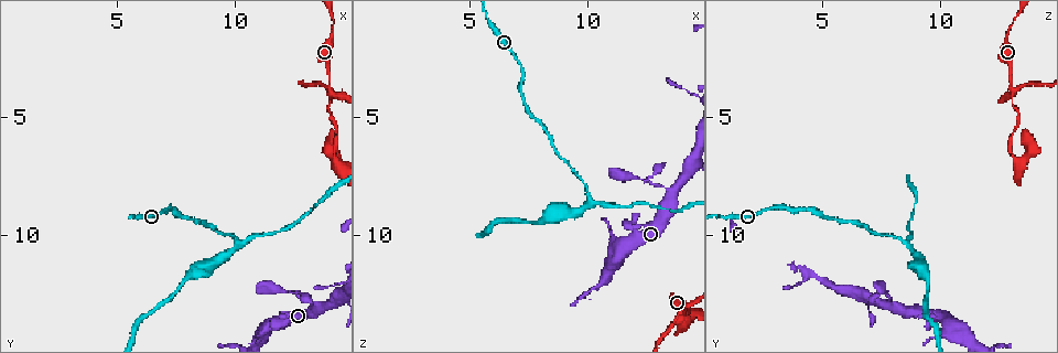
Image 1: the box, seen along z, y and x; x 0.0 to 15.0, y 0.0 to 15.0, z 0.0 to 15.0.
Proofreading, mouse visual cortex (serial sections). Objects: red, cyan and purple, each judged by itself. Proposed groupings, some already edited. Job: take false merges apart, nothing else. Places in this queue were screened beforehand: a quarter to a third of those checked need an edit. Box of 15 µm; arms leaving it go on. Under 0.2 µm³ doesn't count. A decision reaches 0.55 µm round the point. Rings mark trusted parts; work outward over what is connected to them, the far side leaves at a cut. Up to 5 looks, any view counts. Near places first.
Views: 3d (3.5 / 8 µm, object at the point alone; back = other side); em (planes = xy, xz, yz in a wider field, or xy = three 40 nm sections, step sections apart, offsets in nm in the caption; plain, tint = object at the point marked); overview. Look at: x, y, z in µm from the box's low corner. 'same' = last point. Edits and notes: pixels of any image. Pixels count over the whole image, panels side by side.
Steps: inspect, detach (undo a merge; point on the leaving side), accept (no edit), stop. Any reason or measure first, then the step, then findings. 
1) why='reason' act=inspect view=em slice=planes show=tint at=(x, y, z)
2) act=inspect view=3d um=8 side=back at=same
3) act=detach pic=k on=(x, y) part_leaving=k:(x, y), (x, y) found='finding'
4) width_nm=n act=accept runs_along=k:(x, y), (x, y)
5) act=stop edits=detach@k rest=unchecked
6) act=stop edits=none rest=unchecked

why='three-way junction' act=inspect view=3d um=8 at=(13.7, 13.0, 8.1)

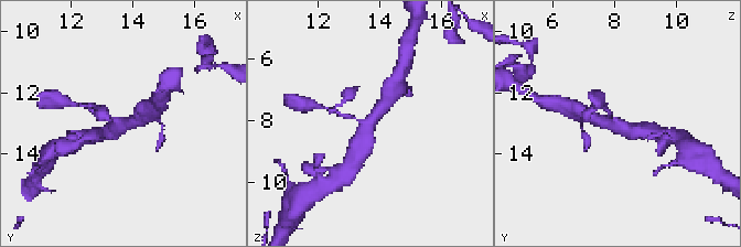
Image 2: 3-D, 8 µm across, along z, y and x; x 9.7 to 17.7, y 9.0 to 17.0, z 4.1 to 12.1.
arms=3 arm_widths_nm=150,400,500 why='now the EM' act=inspect view=em slice=xy step=3 show=tint at=(13.6, 13.1, 8.1)

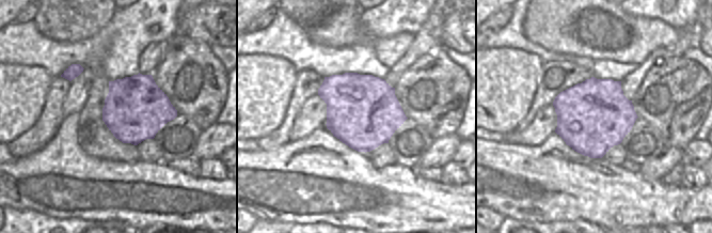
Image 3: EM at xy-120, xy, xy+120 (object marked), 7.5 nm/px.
act=accept runs_along=2:(355, 151), (368, 122), (388, 100) found='all the same cell'

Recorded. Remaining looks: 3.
why='arms part here' act=inspect view=3d um=3.5 at=(10.2, 10.4, 8.6)

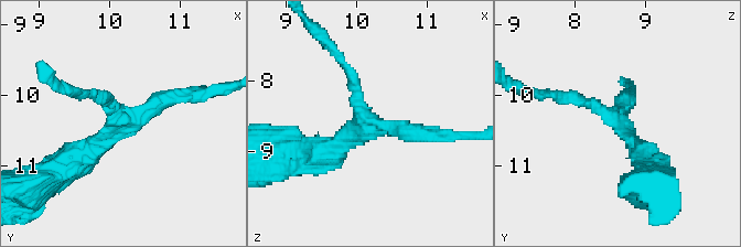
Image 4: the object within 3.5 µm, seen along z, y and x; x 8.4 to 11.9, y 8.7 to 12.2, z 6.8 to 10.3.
arms=3 arm_widths_nm=150,250,300 why='need the tissue' act=inspect view=em slice=xy step=3 show=tint at=(10.10, 10.35, 8.55)

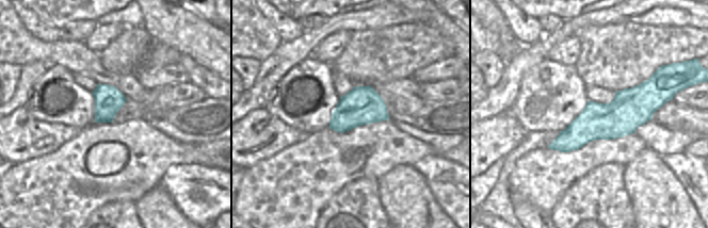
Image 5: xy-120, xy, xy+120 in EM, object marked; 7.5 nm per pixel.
width_nm=280 act=accept runs_along=4:(556, 95), (593, 103), (650, 163) found='one cell here'

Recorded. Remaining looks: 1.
act=stop edits=none rest=unchecked

